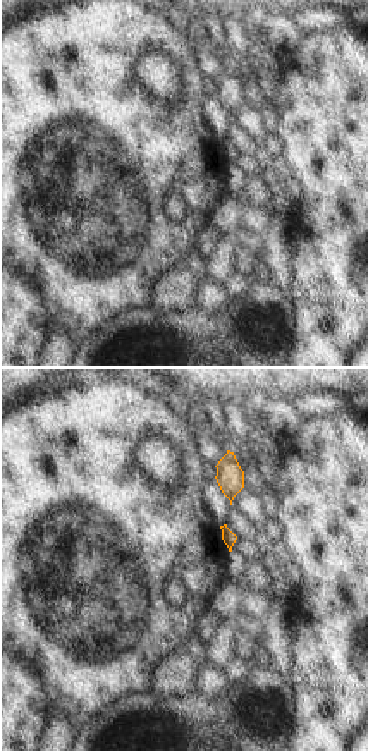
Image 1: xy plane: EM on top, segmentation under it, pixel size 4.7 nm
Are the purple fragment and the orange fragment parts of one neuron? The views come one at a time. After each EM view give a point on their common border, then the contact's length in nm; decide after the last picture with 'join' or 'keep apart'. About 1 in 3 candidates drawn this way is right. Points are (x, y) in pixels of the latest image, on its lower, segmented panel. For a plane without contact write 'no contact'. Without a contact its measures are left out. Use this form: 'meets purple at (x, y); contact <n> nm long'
no contact

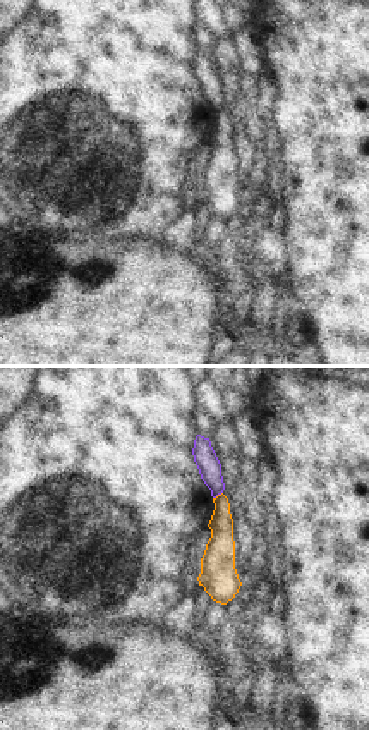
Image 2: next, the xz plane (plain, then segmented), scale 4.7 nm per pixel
meets purple at (217, 495); contact 60 nm long

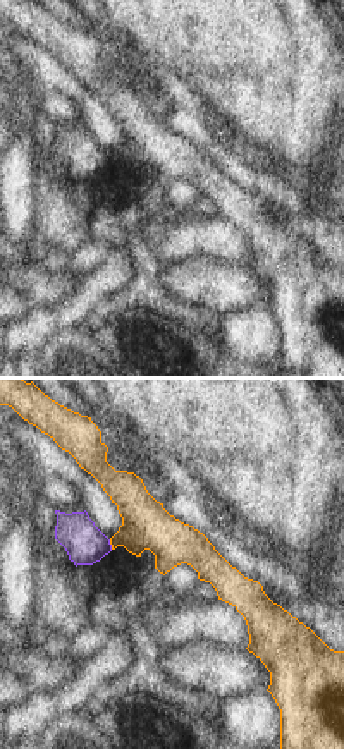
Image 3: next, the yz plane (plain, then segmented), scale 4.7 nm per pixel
meets purple at (110, 545); contact 50 nm long

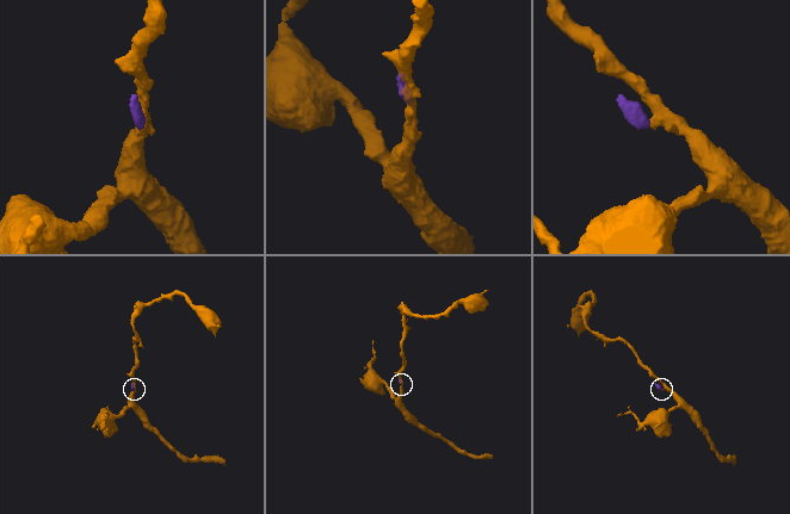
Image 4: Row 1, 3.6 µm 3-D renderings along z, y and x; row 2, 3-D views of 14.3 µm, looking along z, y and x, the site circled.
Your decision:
keep apart

